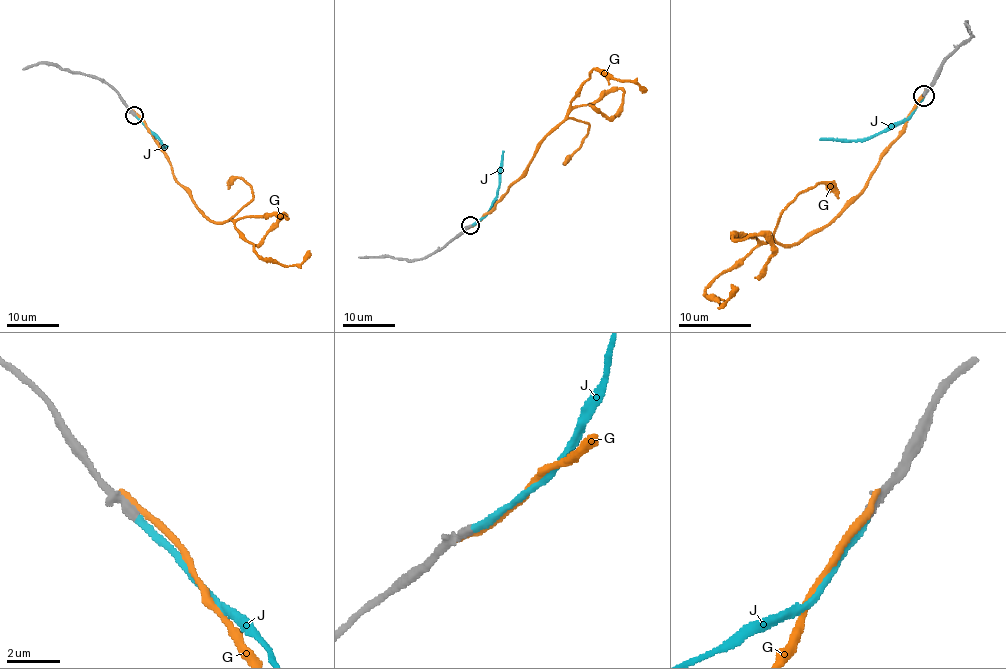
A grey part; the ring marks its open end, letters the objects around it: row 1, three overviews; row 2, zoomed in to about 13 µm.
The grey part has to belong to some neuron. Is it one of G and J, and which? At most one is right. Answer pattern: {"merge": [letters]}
{"merge": ["J"]}

